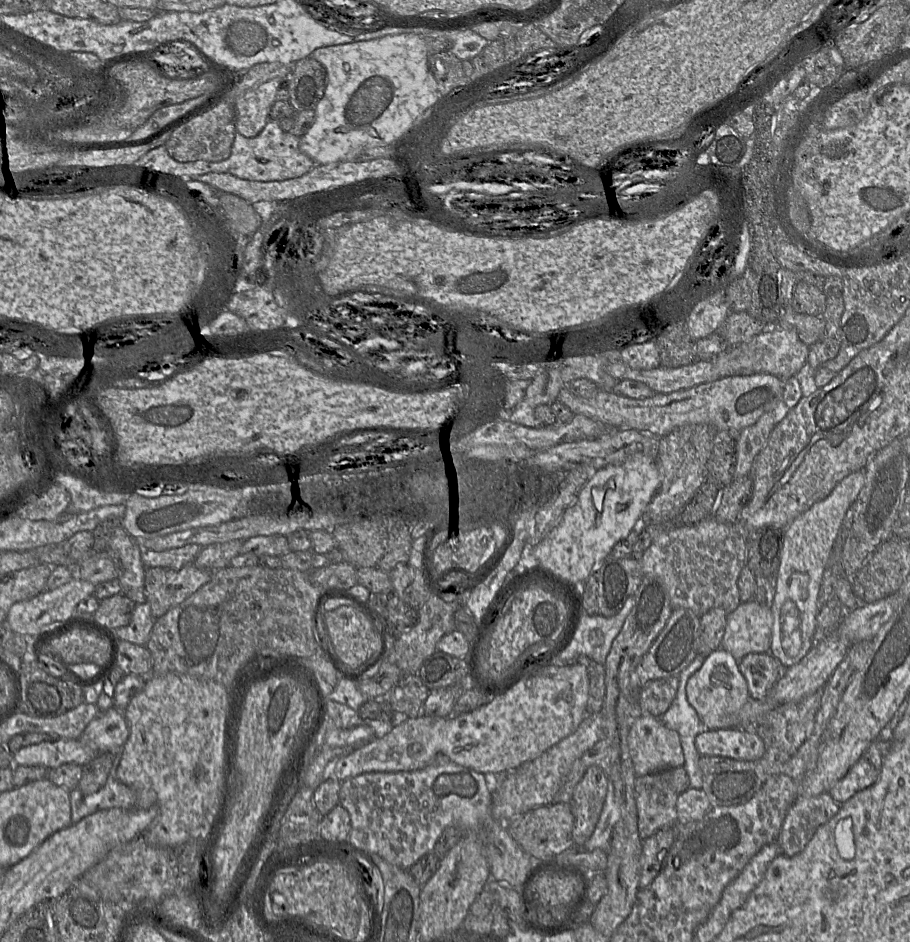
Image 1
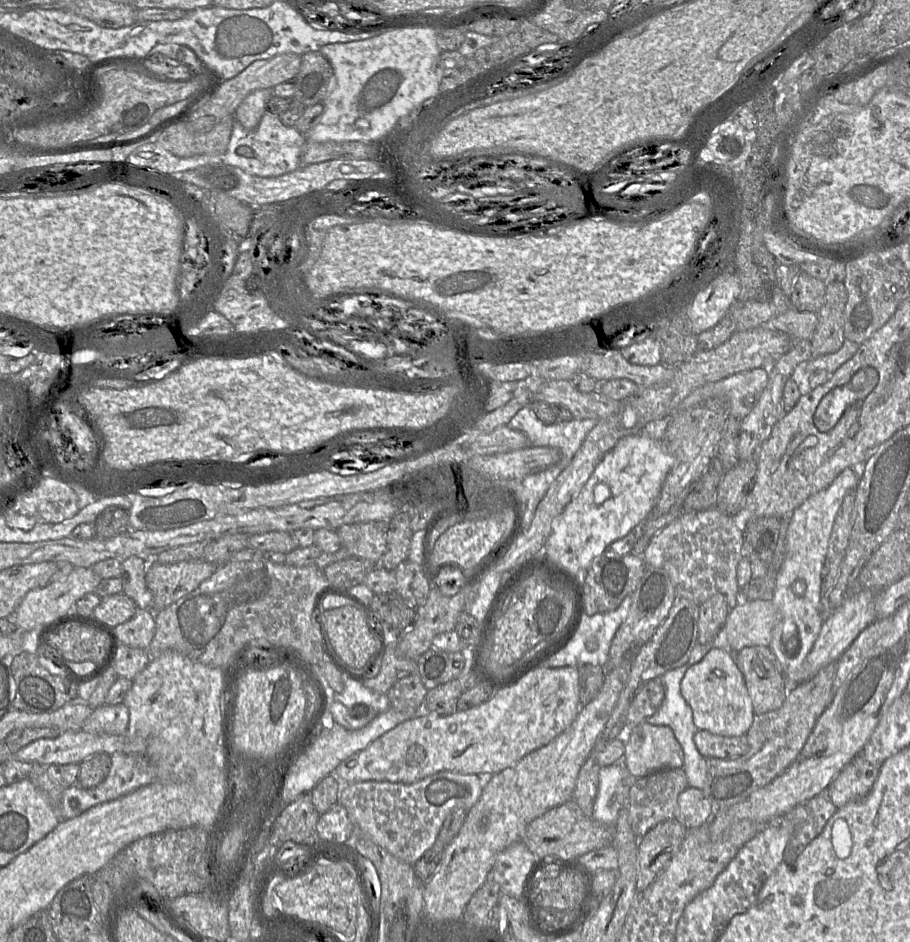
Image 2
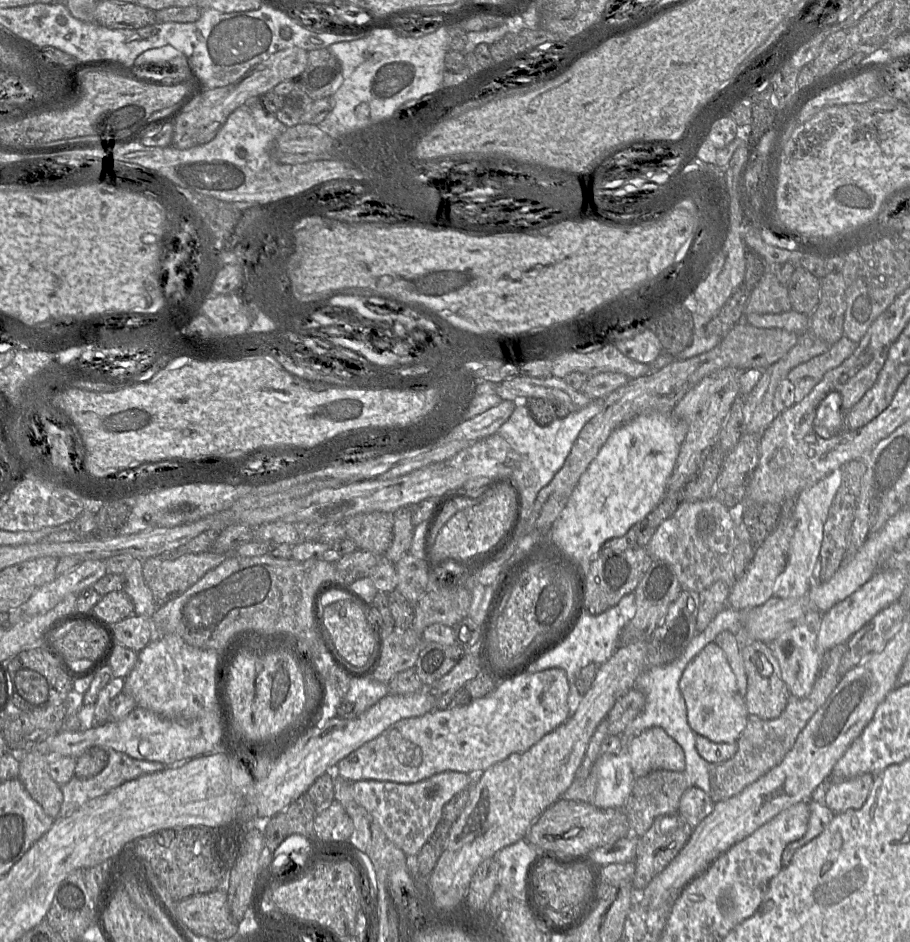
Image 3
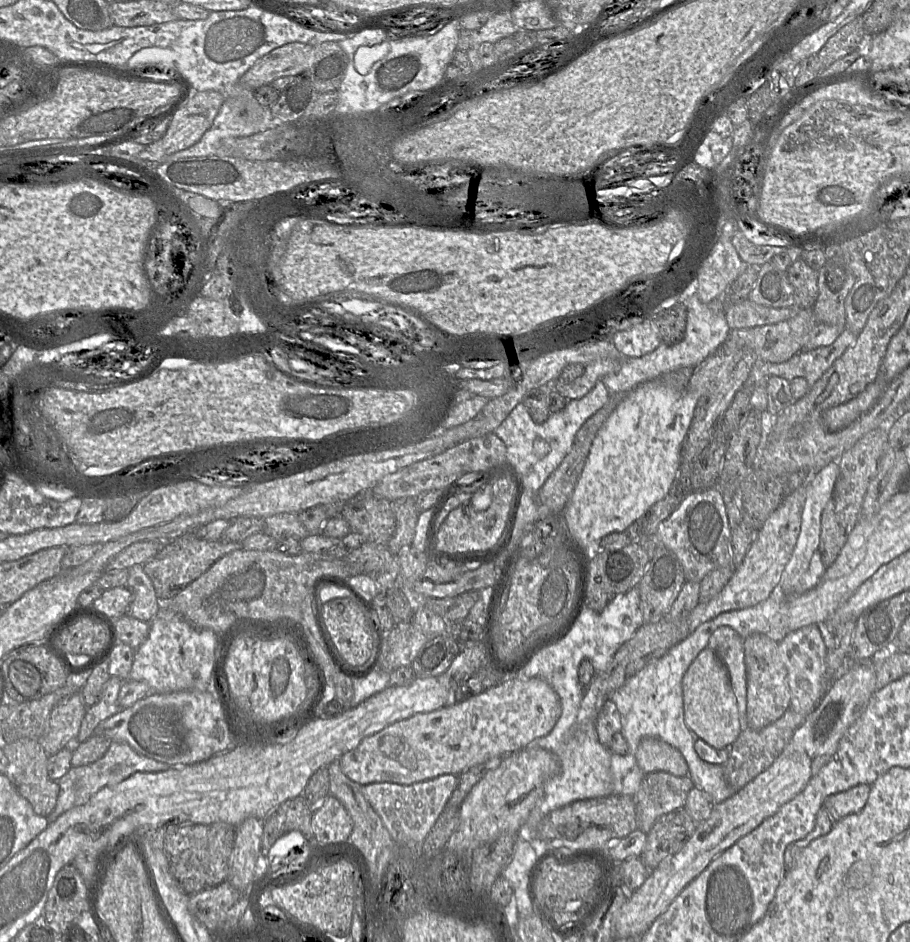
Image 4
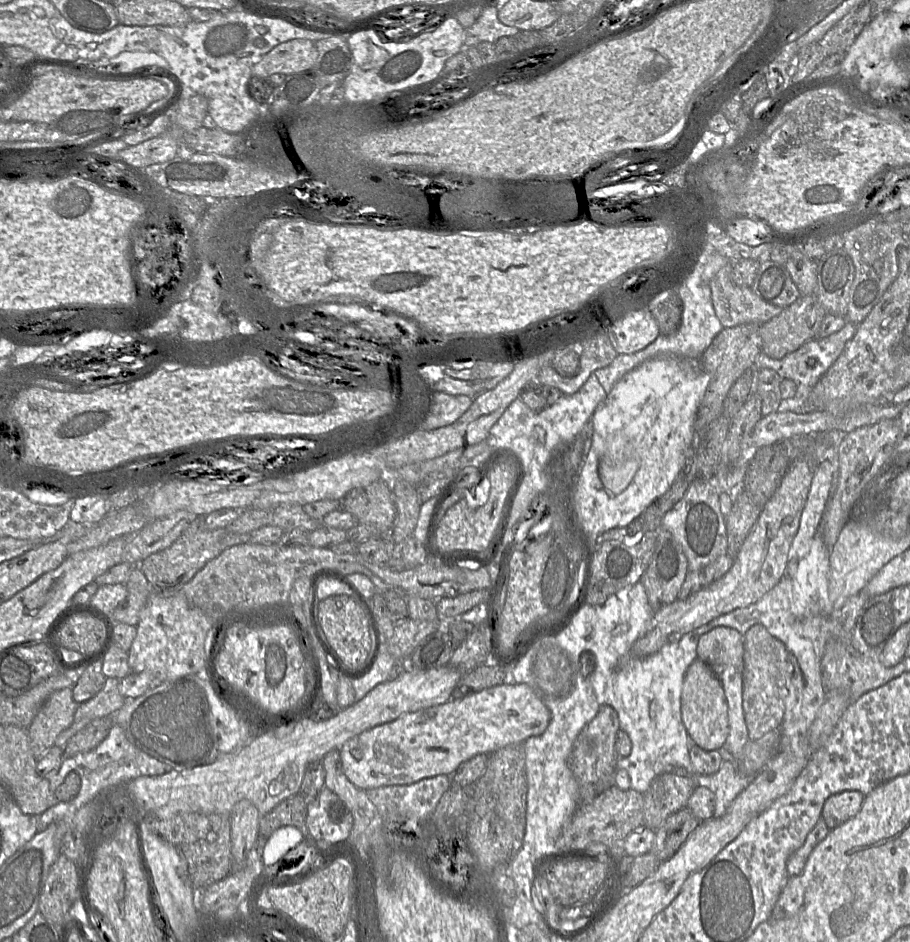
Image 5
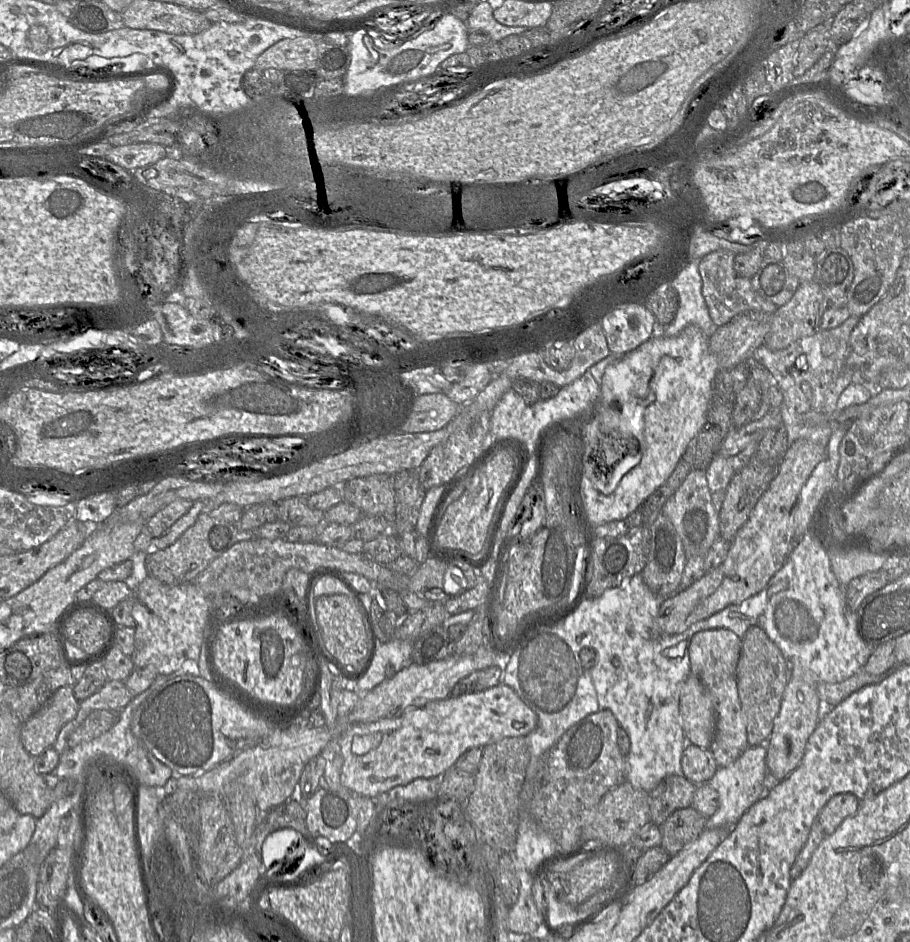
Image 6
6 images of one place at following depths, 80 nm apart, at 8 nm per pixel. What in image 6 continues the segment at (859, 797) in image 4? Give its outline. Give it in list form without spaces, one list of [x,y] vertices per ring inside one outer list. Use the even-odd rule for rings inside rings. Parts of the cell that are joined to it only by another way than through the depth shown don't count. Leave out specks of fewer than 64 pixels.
[[[851,793],[833,796],[818,816],[818,822],[825,835],[834,833],[847,817],[853,816],[858,810],[859,802],[859,799]]]

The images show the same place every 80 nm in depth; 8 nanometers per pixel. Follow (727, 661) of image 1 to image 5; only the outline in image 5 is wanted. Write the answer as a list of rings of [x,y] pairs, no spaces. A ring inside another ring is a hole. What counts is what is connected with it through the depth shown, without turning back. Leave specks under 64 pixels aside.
[[[699,658],[688,667],[681,694],[681,719],[690,739],[706,751],[721,750],[729,732],[728,707],[719,679]]]

